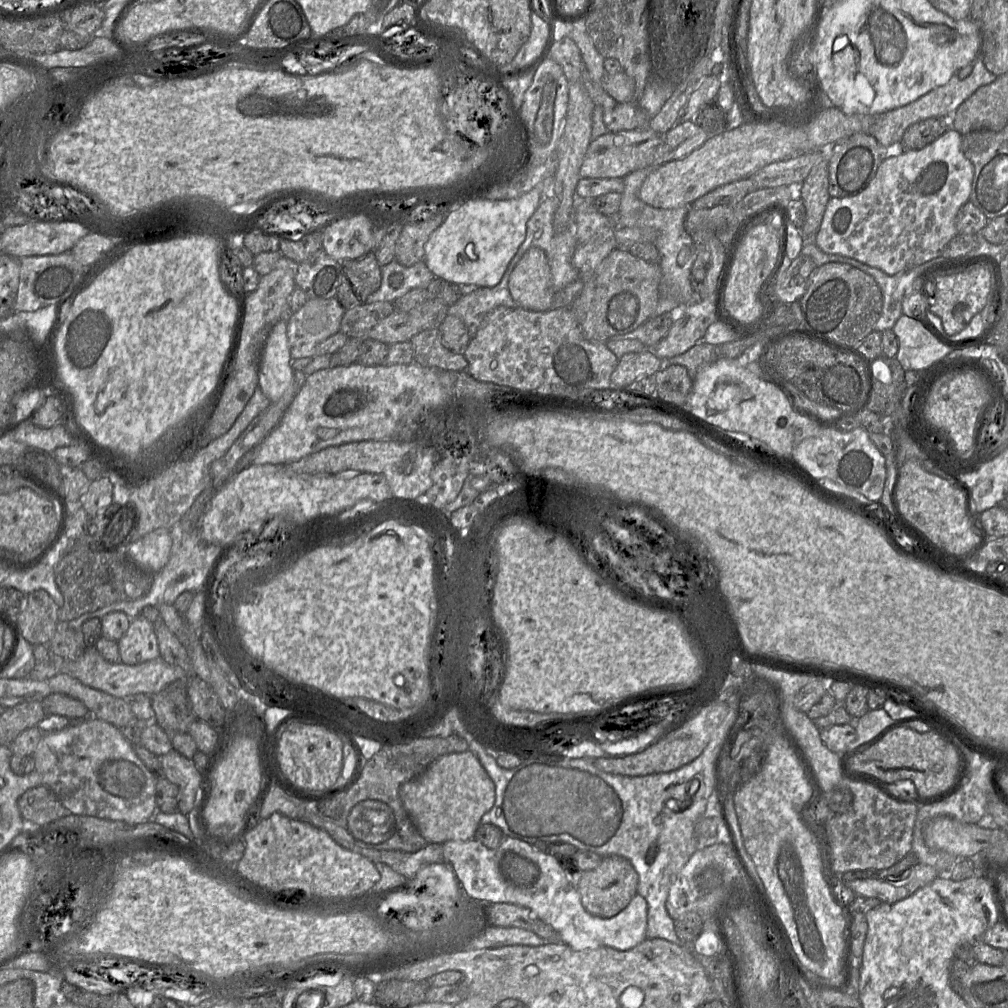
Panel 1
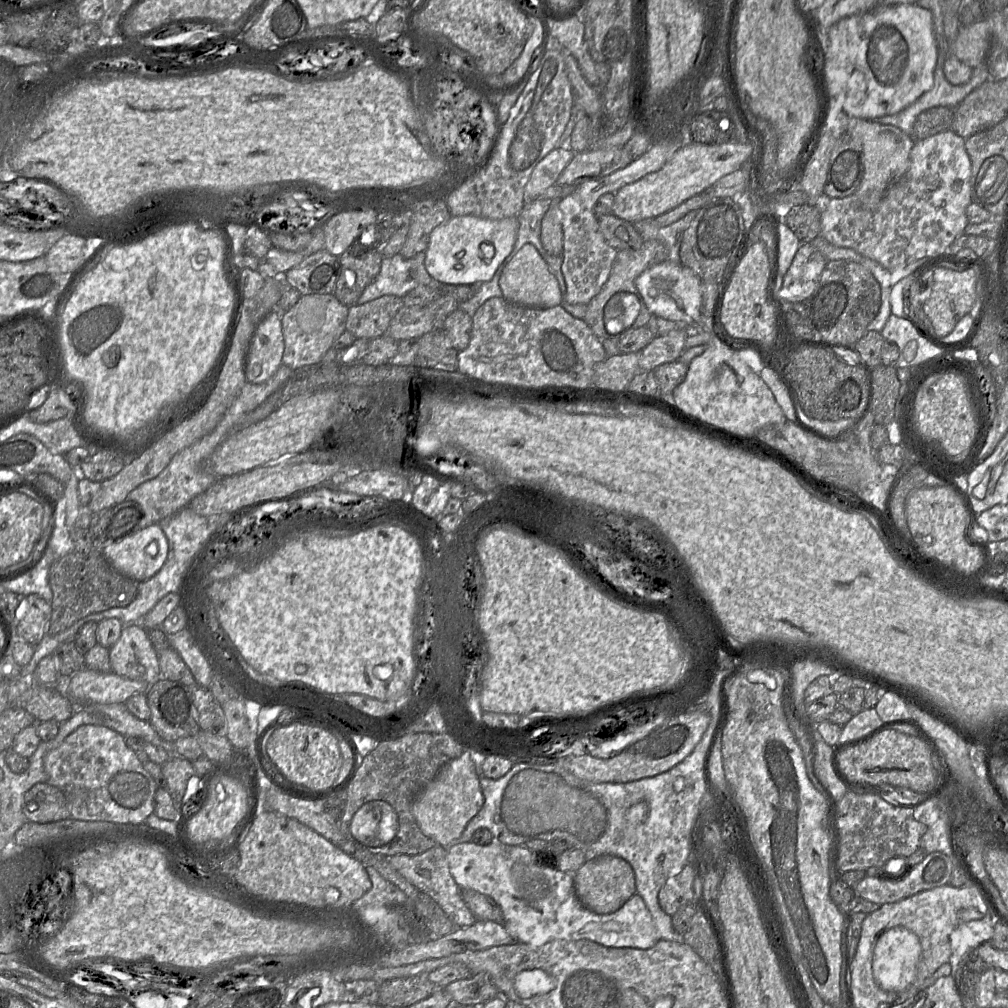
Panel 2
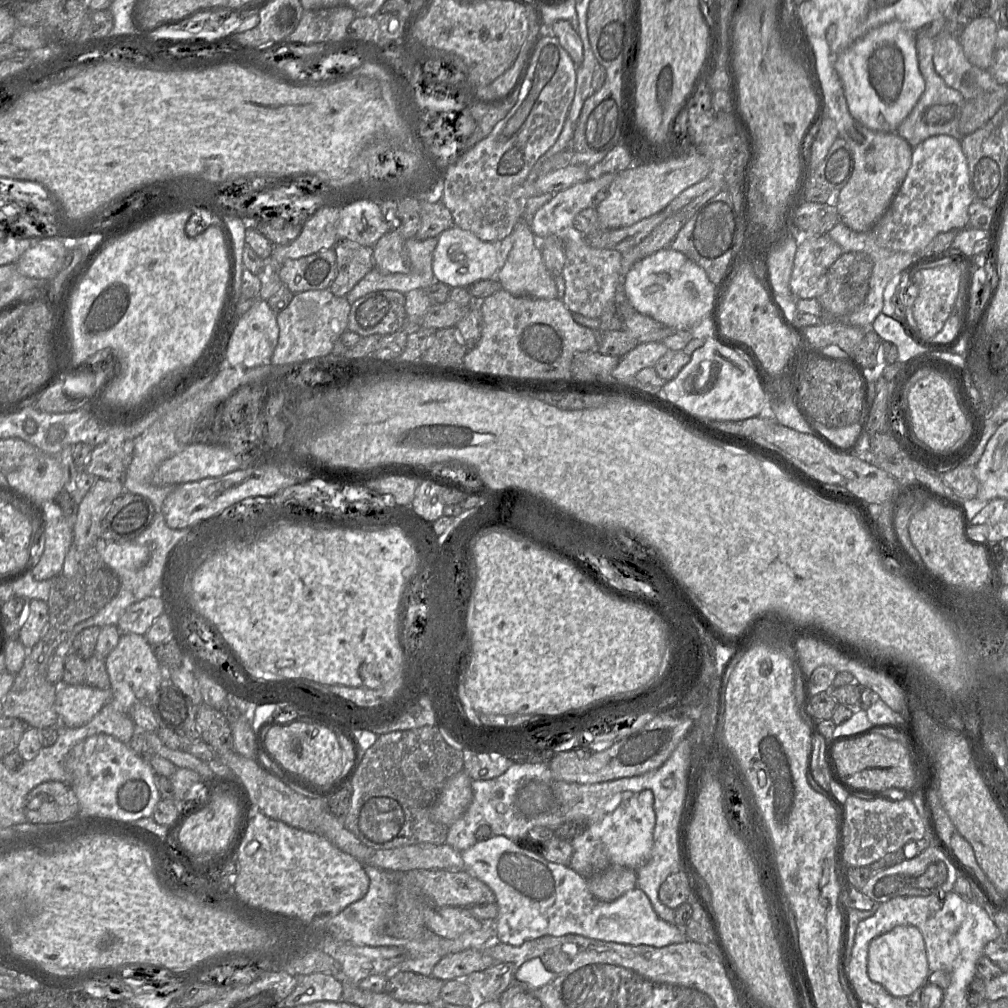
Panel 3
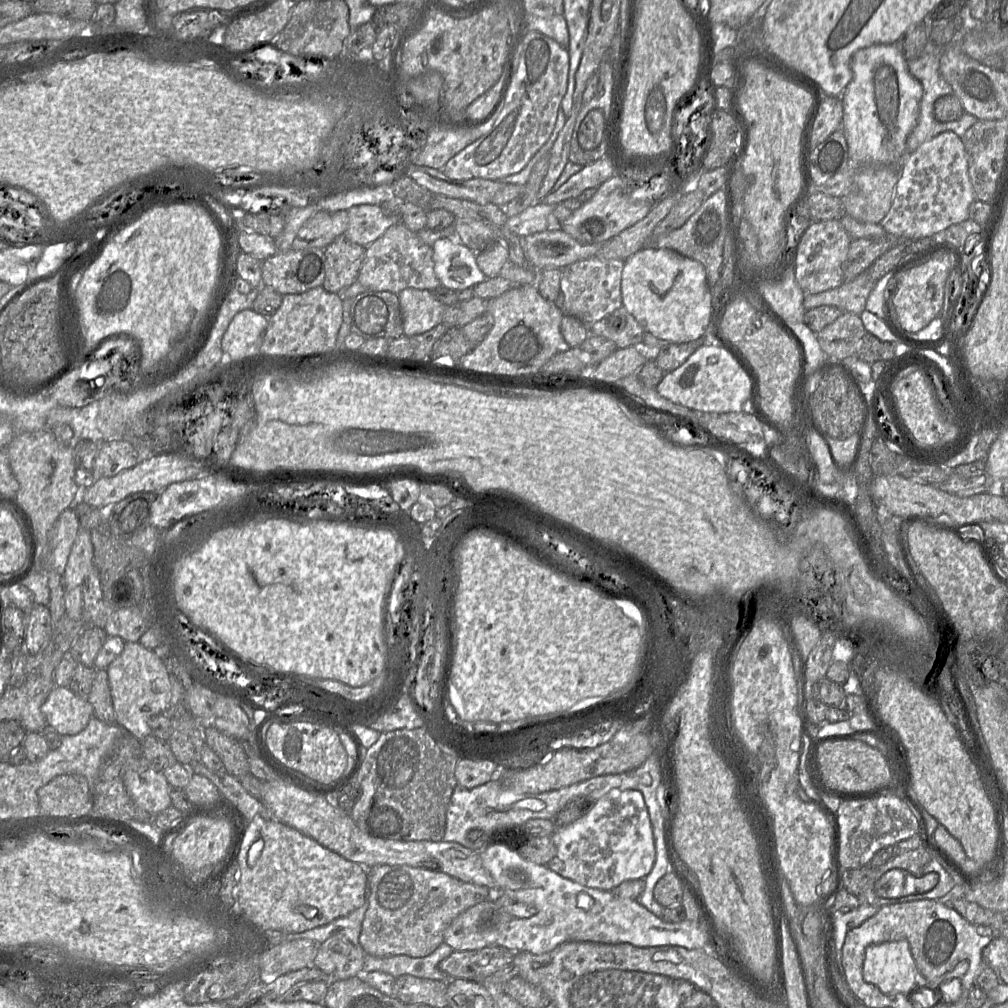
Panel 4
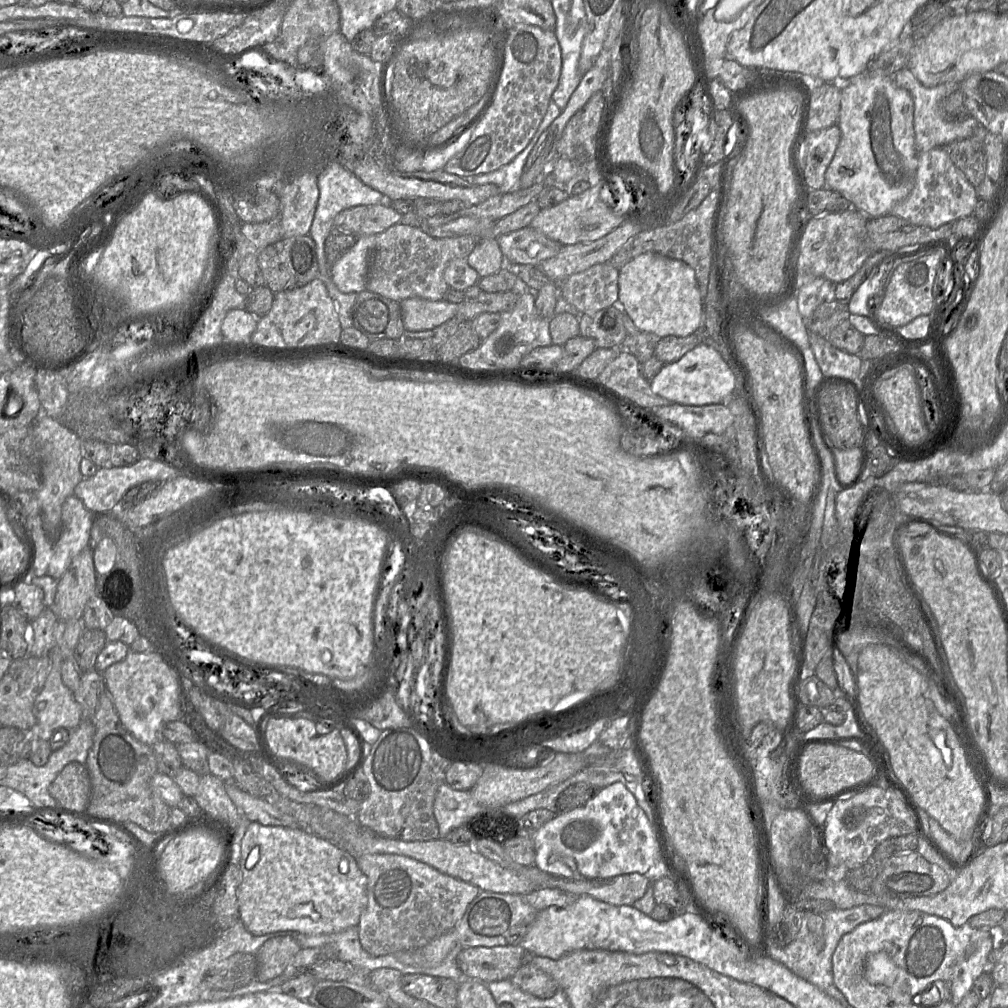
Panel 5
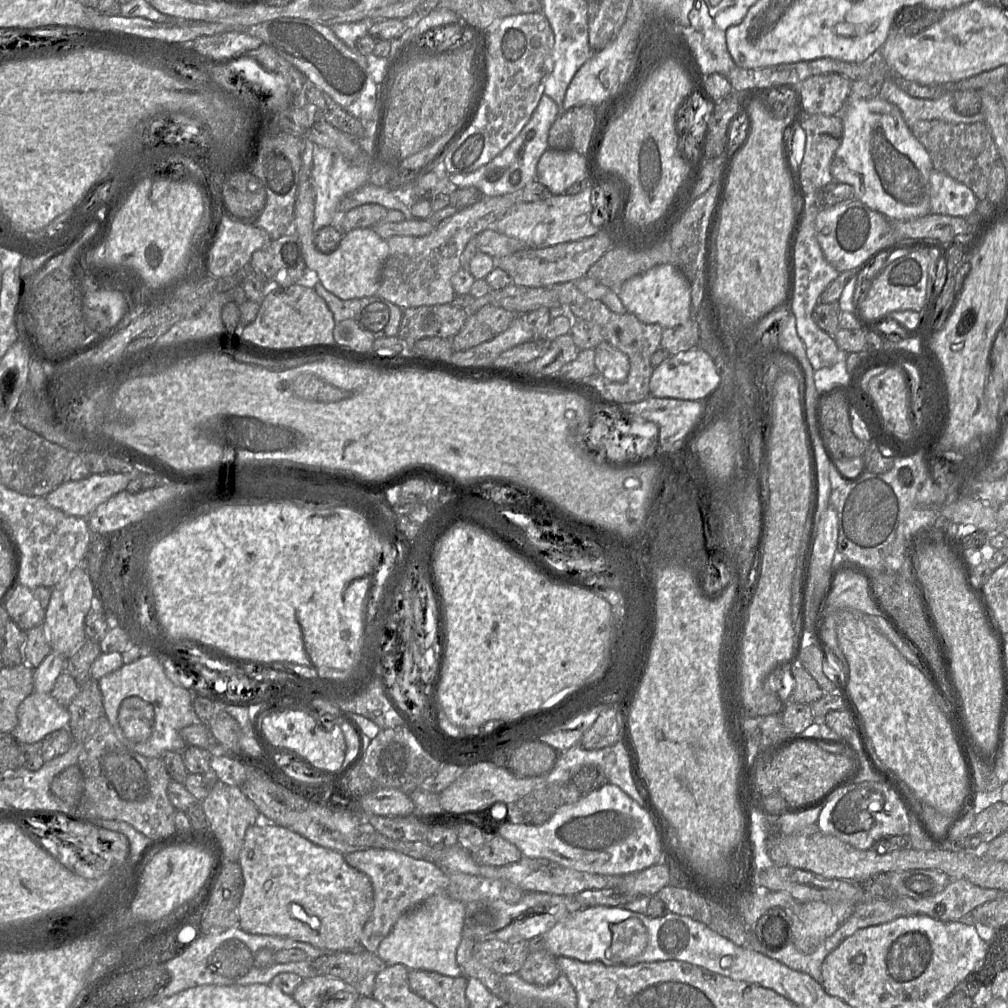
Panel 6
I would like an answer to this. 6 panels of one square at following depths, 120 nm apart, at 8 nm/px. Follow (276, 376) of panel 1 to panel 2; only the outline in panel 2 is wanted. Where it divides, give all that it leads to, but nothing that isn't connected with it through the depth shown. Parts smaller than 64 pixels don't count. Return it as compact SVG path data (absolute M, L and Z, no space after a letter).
M278 311L270 312L256 327L246 356L247 382L269 380L282 365L284 337Z

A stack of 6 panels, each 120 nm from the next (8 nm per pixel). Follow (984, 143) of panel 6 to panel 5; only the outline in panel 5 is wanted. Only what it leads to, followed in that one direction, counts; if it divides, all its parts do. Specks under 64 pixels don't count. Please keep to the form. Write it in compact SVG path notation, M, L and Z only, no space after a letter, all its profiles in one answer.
M969 137L935 148L942 148L948 153L951 161L971 185L977 187L981 184L986 173L986 156L979 139Z

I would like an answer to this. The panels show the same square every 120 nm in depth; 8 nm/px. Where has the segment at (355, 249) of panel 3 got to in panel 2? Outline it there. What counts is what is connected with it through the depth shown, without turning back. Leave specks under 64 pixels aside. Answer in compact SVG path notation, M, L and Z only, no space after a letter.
M370 249L361 256L344 252L339 257L334 296L348 307L356 305L364 289L379 274L383 258L379 249Z

